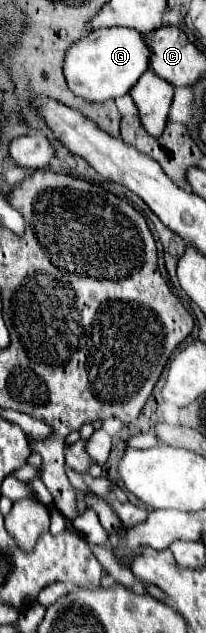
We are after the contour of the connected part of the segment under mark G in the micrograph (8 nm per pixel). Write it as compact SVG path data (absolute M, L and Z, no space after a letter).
M111 27L111 29L99 29L91 31L79 41L75 41L67 51L63 59L63 75L69 85L69 89L93 103L117 99L125 93L129 93L131 85L147 71L147 45L143 45L143 37L139 31L123 29L123 27Z

